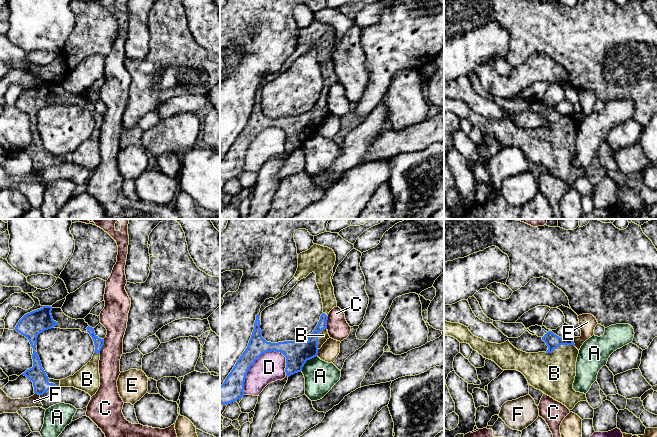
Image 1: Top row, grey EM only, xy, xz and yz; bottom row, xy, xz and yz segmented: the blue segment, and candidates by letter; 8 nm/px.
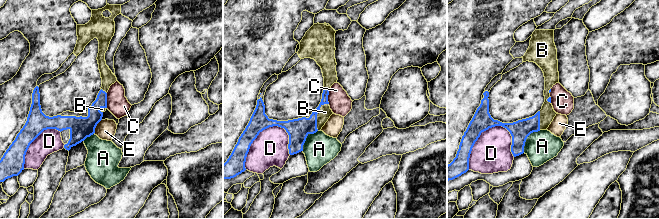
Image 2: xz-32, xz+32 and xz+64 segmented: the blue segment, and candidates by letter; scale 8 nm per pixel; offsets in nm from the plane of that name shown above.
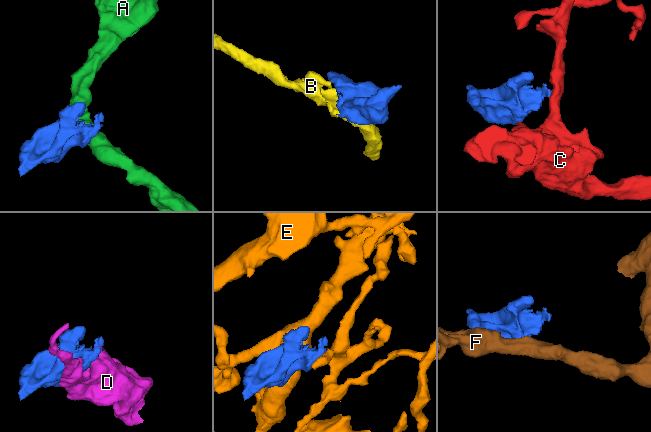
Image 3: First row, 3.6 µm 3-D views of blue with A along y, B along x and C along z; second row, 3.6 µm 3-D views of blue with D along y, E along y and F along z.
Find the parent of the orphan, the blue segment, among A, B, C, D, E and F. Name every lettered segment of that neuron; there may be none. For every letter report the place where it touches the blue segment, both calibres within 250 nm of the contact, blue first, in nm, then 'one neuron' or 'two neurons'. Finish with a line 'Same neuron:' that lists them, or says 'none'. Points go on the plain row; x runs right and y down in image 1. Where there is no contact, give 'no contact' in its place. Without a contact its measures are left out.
A: xz (306, 136) | 190/260 nm | two neurons
B: yz (559, 120) | 110/340 nm | one neuron
C: xy (102, 122) | 80/220 nm | two neurons
D: xz (254, 138) | 160/240 nm | two neurons
E: xz (317, 128) | 190/150 nm | two neurons
F: xy (37, 169) | 140/120 nm | two neurons
Same neuron: B

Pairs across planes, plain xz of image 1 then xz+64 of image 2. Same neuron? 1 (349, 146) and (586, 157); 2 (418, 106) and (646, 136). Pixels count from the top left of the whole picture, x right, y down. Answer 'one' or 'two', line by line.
1: two
2: two

